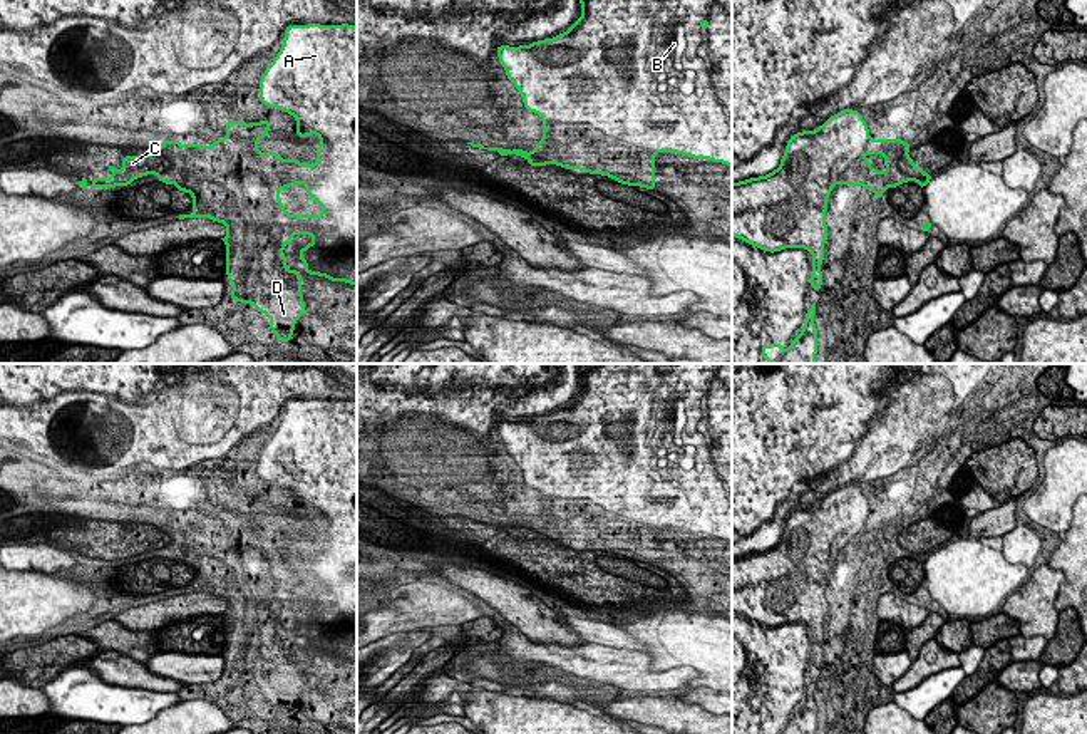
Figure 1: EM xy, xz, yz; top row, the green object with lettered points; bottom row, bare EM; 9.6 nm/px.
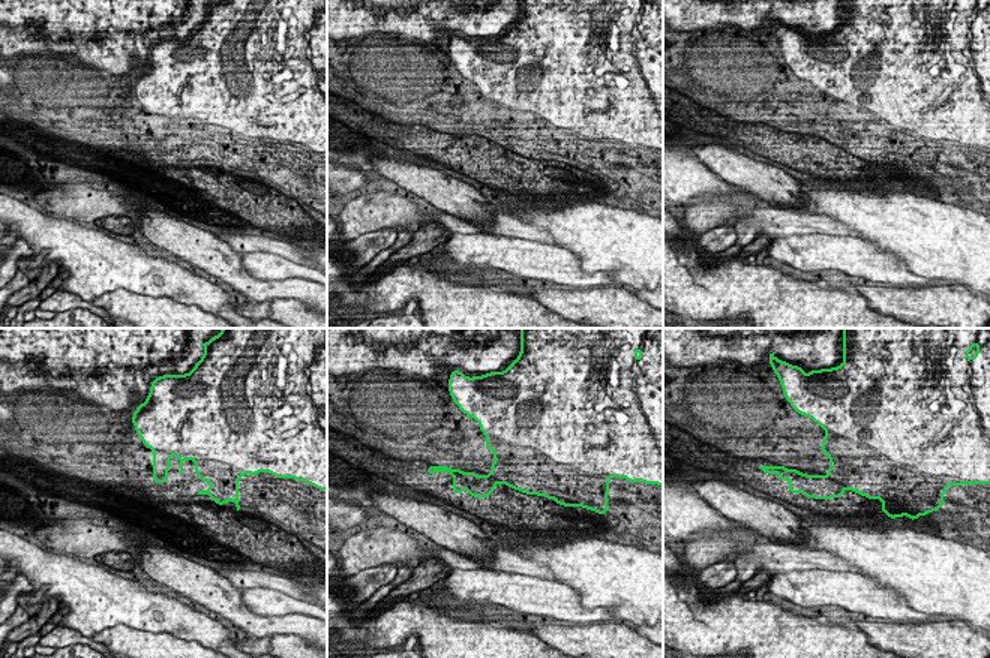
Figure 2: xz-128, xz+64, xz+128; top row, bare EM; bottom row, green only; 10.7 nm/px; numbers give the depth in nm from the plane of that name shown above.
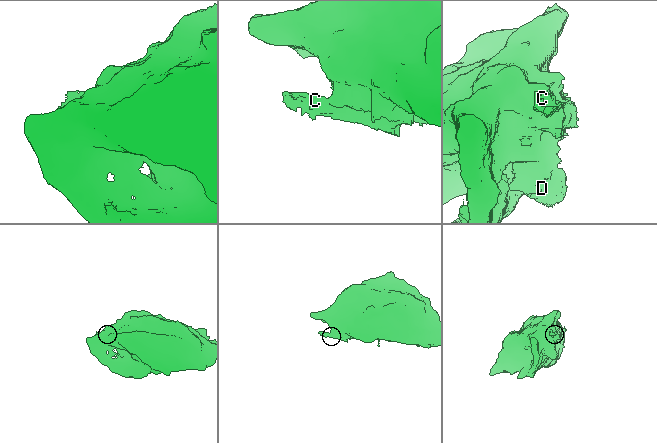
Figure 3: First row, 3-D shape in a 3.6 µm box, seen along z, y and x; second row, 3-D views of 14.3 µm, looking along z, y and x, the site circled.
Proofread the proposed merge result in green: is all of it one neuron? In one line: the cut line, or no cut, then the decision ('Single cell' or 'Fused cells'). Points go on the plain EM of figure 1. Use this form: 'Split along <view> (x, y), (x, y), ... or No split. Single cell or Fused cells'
Split along yz (905, 518), (900, 528), (900, 557). Fused cells

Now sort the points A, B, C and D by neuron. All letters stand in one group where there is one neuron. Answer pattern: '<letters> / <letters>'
A B D / C

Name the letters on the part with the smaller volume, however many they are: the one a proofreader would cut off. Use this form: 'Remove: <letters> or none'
Remove: C

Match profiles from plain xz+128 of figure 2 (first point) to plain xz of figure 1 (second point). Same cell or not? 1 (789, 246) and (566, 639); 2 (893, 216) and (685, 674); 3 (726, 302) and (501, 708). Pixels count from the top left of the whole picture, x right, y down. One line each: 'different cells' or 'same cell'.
1: different cells
2: different cells
3: same cell

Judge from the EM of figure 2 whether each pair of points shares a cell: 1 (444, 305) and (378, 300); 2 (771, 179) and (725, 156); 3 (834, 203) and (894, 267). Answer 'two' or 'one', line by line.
1: one
2: one
3: two

